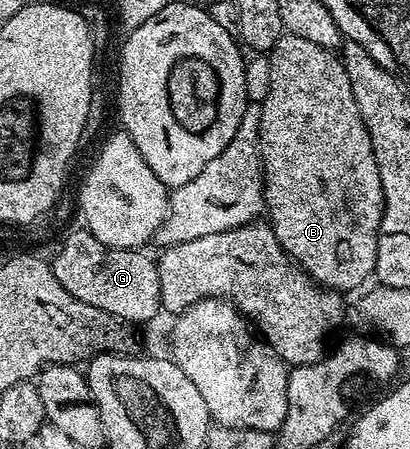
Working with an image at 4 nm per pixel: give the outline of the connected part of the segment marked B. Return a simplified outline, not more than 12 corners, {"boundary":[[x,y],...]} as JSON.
{"boundary":[[284,33],[266,218],[319,286],[375,274],[383,186],[349,73]]}

